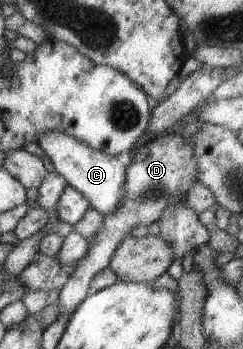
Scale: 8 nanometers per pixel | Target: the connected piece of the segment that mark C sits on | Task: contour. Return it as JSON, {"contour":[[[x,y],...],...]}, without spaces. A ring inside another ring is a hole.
{"contour":[[[48,131],[37,135],[36,142],[41,146],[46,156],[54,164],[58,173],[67,184],[75,188],[90,203],[90,207],[103,215],[114,212],[125,197],[125,166],[117,157],[111,157],[80,142],[76,137],[56,131]]]}

